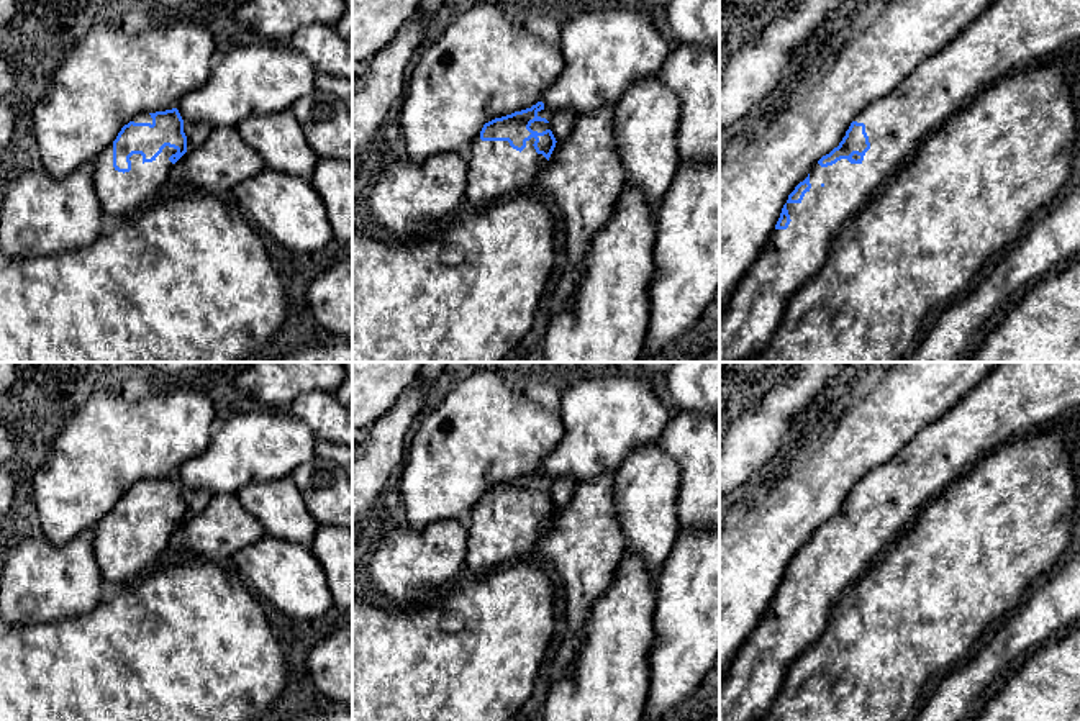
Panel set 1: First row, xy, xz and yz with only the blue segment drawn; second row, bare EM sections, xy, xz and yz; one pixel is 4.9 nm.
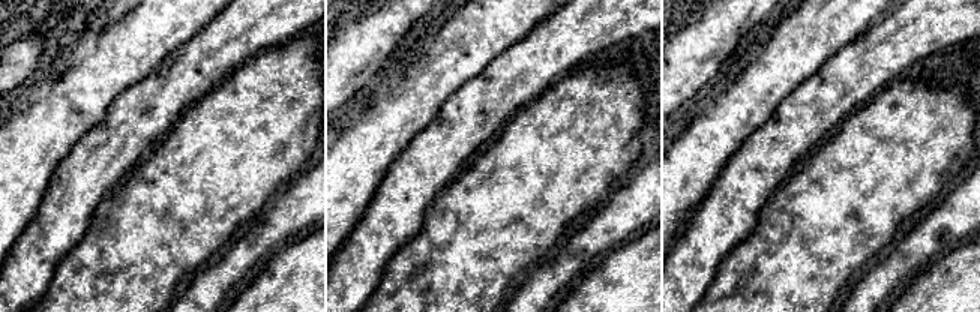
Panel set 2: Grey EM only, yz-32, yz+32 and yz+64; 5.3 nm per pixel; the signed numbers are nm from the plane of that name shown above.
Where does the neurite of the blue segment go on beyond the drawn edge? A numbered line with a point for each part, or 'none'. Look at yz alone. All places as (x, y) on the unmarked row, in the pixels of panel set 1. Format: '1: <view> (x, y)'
1: yz (1016, 399)

